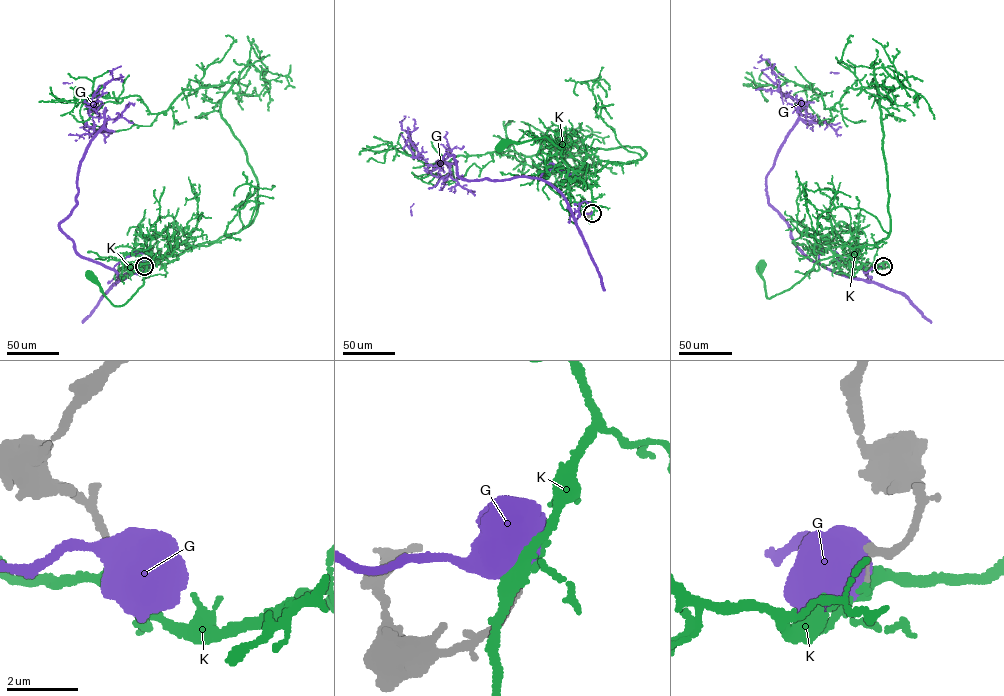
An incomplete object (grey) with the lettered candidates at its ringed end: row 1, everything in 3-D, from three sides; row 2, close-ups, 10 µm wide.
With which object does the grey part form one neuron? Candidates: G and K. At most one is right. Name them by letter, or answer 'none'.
none

